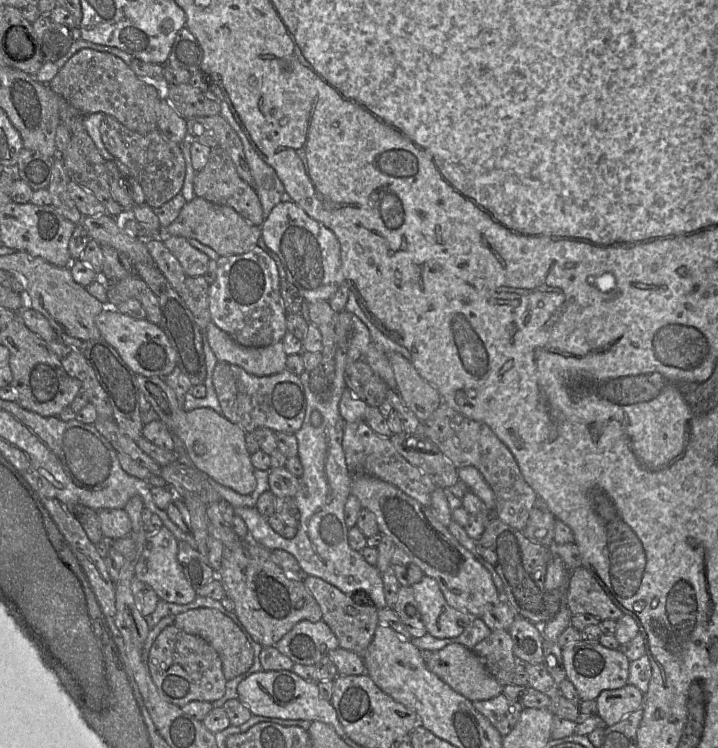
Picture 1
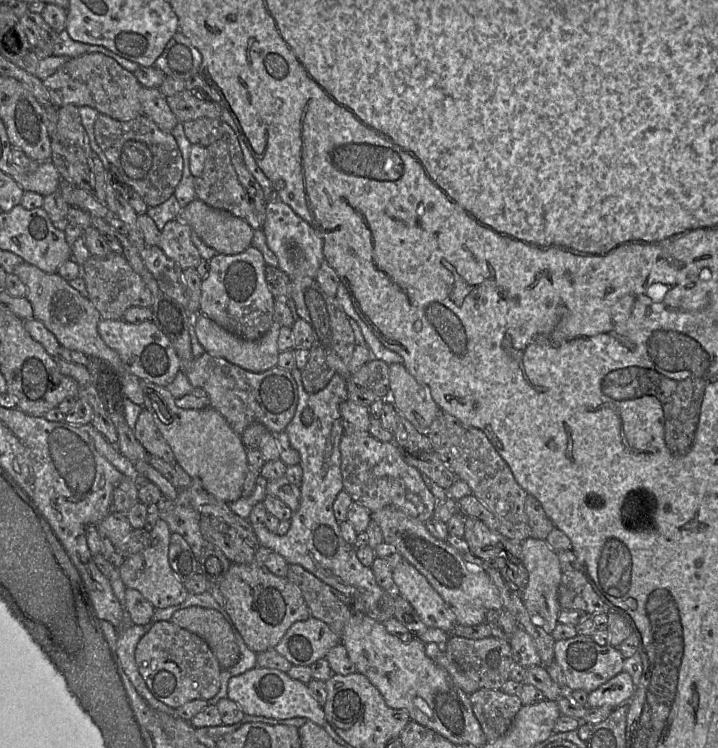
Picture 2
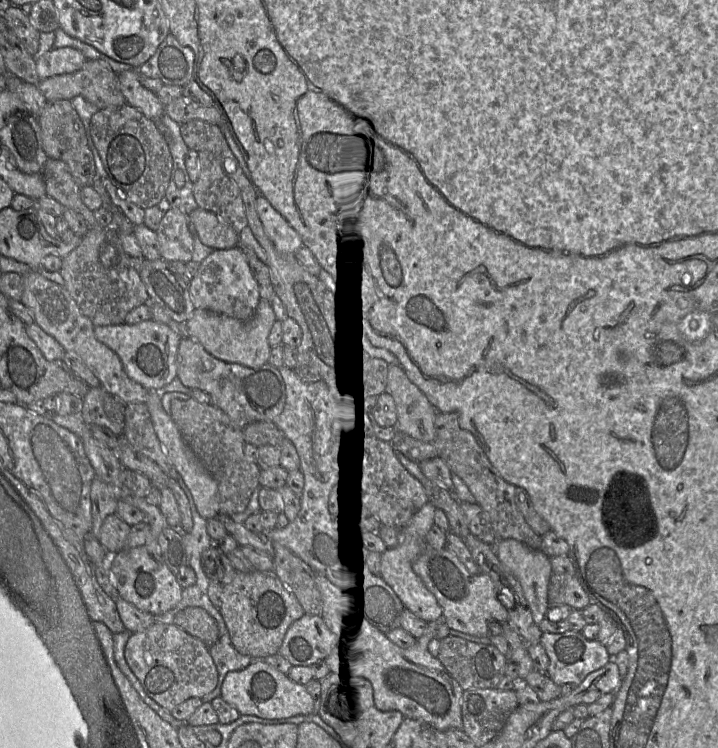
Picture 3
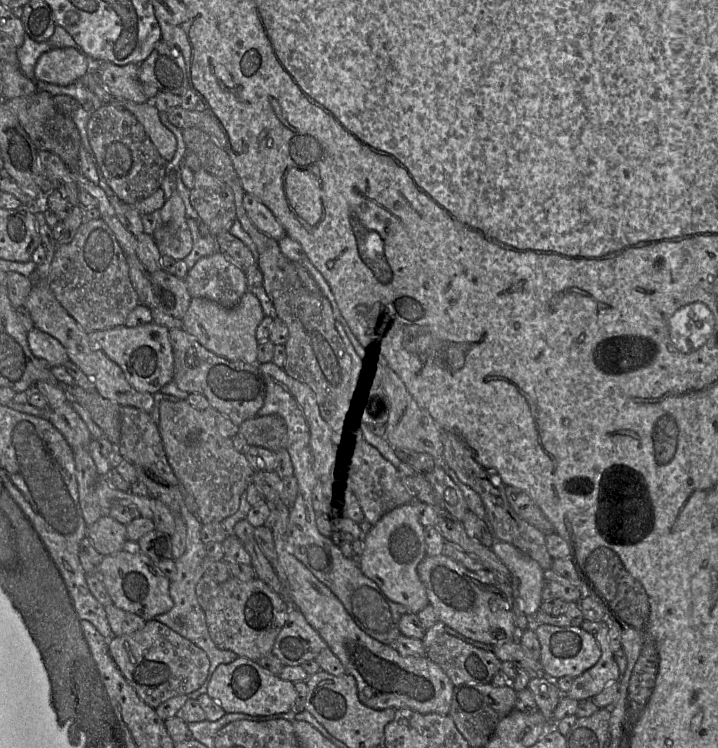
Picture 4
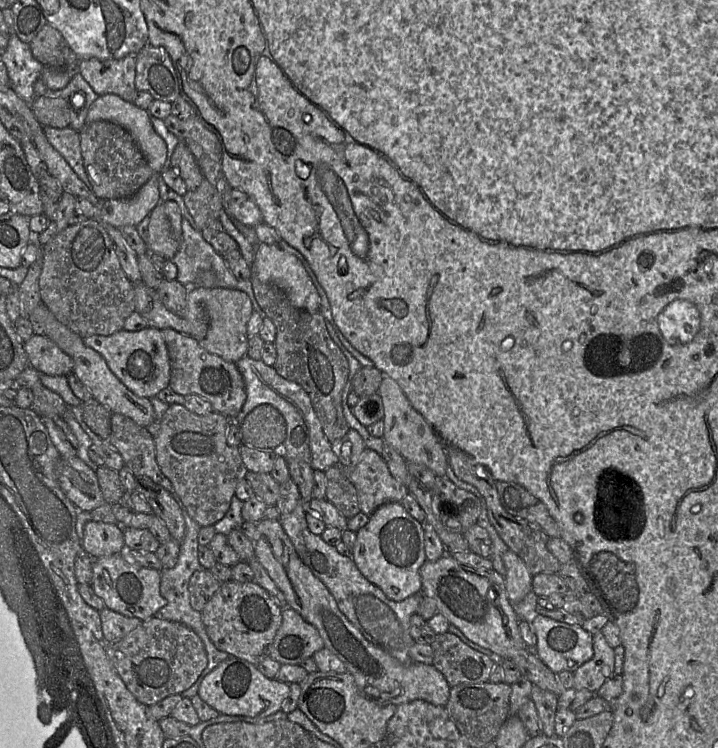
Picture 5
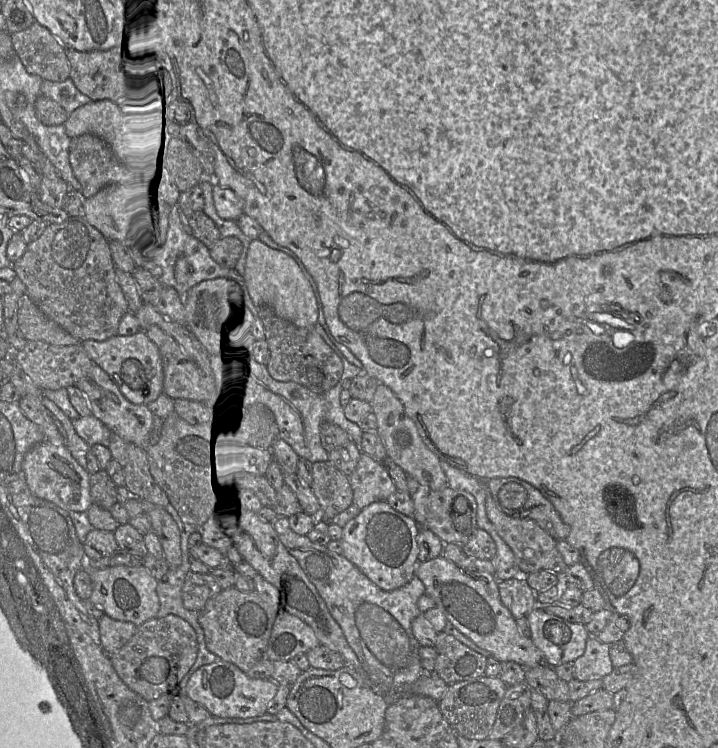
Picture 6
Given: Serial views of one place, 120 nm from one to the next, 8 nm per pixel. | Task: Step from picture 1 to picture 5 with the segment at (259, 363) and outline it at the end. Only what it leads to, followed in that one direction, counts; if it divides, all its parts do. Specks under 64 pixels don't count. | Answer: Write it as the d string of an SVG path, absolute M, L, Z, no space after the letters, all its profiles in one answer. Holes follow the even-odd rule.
M193 286L187 294L185 319L191 327L191 335L208 352L228 362L236 363L247 356L247 323L253 313L249 296L239 290L218 287L206 288Z

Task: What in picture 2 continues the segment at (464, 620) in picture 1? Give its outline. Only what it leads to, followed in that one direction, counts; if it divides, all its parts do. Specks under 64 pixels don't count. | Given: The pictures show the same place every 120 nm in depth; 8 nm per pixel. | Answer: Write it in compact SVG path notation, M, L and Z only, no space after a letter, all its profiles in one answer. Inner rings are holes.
M402 560L392 571L394 591L415 609L427 628L452 633L458 625L455 614L428 580L408 561Z

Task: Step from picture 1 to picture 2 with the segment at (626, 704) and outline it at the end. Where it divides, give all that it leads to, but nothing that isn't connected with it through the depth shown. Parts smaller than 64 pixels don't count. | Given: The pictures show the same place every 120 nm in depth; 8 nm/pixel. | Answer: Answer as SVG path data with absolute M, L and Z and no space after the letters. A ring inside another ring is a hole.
M622 671L598 689L588 694L588 707L609 706L612 709L629 703L635 693L636 685L631 676Z

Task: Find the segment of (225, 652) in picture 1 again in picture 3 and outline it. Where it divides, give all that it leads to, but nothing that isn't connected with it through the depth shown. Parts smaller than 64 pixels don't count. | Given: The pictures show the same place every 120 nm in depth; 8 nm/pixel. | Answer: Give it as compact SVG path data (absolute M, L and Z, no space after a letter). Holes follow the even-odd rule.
M190 606L180 610L173 624L188 634L211 646L219 639L219 629L215 619L203 608Z

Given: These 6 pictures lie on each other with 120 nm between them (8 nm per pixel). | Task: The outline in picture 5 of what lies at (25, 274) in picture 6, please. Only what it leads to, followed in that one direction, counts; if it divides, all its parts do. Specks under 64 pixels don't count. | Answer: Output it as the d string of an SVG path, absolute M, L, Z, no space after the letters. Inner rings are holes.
M85 219L58 231L42 246L43 266L39 291L43 303L70 330L86 338L93 335L112 335L124 330L125 320L135 312L134 284L123 272L114 244L99 219Z

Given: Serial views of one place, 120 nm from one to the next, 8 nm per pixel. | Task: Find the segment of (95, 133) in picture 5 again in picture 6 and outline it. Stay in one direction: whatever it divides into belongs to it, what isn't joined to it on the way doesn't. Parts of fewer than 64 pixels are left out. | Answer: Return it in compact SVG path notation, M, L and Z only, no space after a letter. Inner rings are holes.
M93 134L72 138L69 163L85 198L94 196L108 185L122 183L127 176L131 176L129 163L122 161L104 140Z

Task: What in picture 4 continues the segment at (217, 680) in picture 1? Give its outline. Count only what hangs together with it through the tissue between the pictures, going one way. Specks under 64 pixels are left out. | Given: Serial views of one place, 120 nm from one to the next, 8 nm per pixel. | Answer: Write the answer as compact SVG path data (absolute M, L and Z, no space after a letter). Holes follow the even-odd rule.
M157 620L147 621L142 629L134 633L112 637L108 650L127 682L154 709L173 697L196 691L208 677L210 660L207 654Z

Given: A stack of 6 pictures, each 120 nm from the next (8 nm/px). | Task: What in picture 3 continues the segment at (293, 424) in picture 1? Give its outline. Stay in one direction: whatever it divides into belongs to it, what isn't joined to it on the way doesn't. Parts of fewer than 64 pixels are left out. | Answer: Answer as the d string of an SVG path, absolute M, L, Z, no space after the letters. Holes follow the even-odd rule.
M190 336L181 337L179 342L177 377L184 386L208 393L211 403L224 411L240 429L255 421L273 422L286 401L286 387L279 368L271 364L248 367L220 360Z

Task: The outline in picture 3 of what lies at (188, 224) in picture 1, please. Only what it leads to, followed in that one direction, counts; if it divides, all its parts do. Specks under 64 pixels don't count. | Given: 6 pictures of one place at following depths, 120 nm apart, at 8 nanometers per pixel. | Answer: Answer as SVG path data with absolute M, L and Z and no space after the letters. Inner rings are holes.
M197 208L189 214L201 242L214 249L231 249L239 245L239 233L215 213Z

